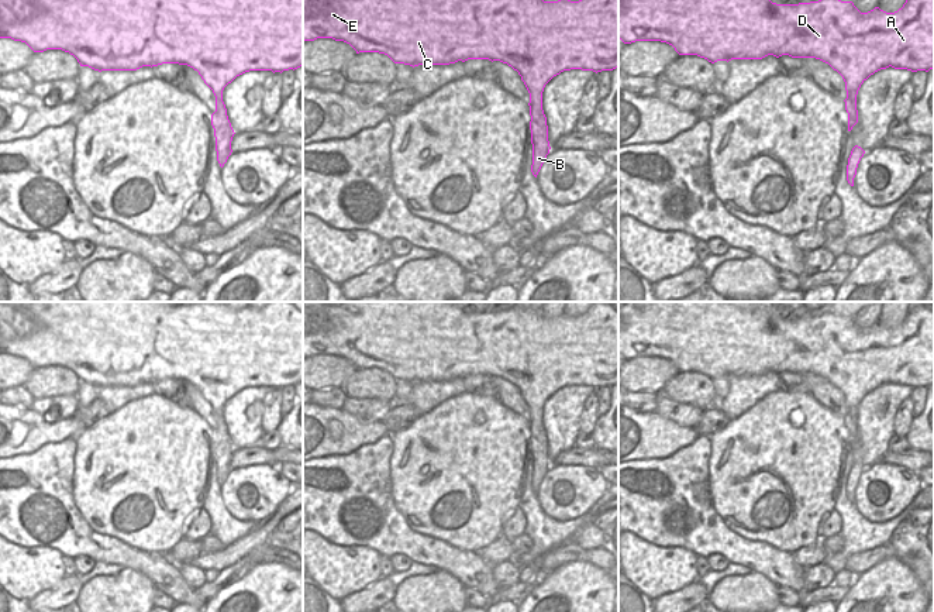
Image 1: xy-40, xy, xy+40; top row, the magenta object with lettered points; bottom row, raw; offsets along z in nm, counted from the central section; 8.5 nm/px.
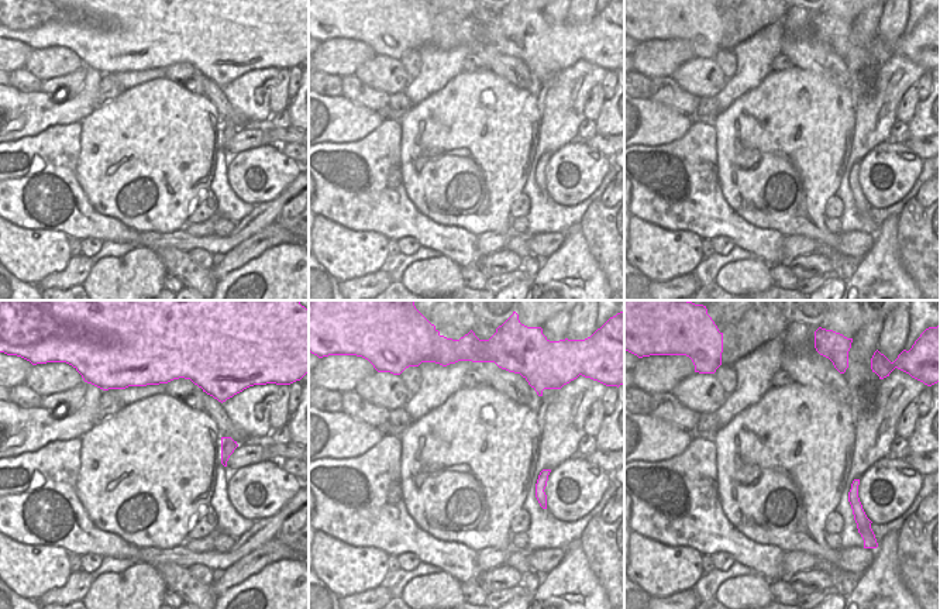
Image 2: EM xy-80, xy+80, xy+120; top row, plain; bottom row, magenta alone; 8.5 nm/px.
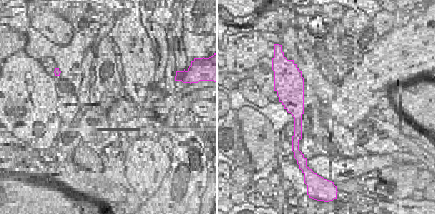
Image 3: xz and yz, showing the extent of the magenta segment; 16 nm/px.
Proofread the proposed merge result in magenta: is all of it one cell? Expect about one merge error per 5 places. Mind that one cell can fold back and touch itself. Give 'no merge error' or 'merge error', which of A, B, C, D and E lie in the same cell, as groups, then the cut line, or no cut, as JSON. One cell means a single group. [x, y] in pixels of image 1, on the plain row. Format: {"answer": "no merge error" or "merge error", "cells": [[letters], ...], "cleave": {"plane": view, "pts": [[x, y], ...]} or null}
{"answer": "no merge error", "cells": [["A", "B", "C", "D", "E"]], "cleave": null}

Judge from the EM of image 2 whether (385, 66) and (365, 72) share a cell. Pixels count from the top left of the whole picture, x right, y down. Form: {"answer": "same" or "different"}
{"answer": "same"}

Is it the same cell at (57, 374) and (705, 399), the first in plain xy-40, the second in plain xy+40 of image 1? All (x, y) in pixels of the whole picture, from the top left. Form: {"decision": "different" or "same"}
{"decision": "same"}

